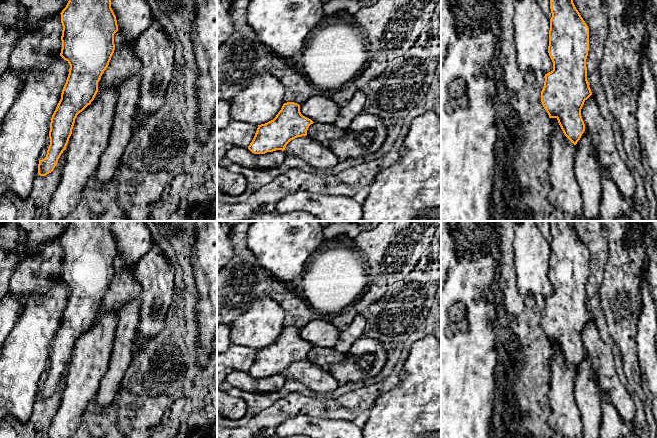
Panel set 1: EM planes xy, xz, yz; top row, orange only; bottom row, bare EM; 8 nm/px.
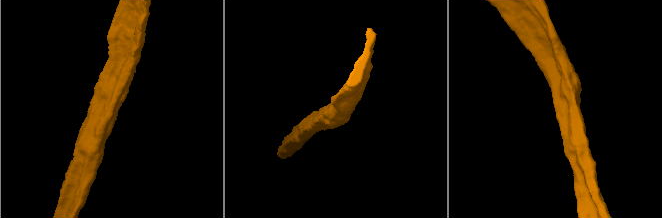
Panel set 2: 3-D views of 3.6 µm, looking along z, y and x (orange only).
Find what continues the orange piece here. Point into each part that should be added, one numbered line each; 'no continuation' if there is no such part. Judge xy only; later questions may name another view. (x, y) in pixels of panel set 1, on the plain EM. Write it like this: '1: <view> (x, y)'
no continuation

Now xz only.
no continuation

